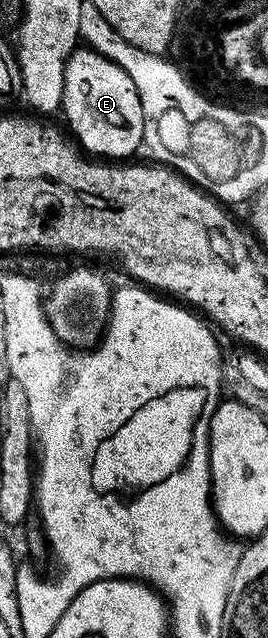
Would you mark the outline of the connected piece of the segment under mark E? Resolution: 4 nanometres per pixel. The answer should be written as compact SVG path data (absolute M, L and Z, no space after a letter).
M76 49L67 58L61 115L67 118L71 126L70 134L74 142L88 156L123 161L126 155L144 146L145 117L137 85L133 85L129 73L125 73L121 65L109 61L96 51Z

